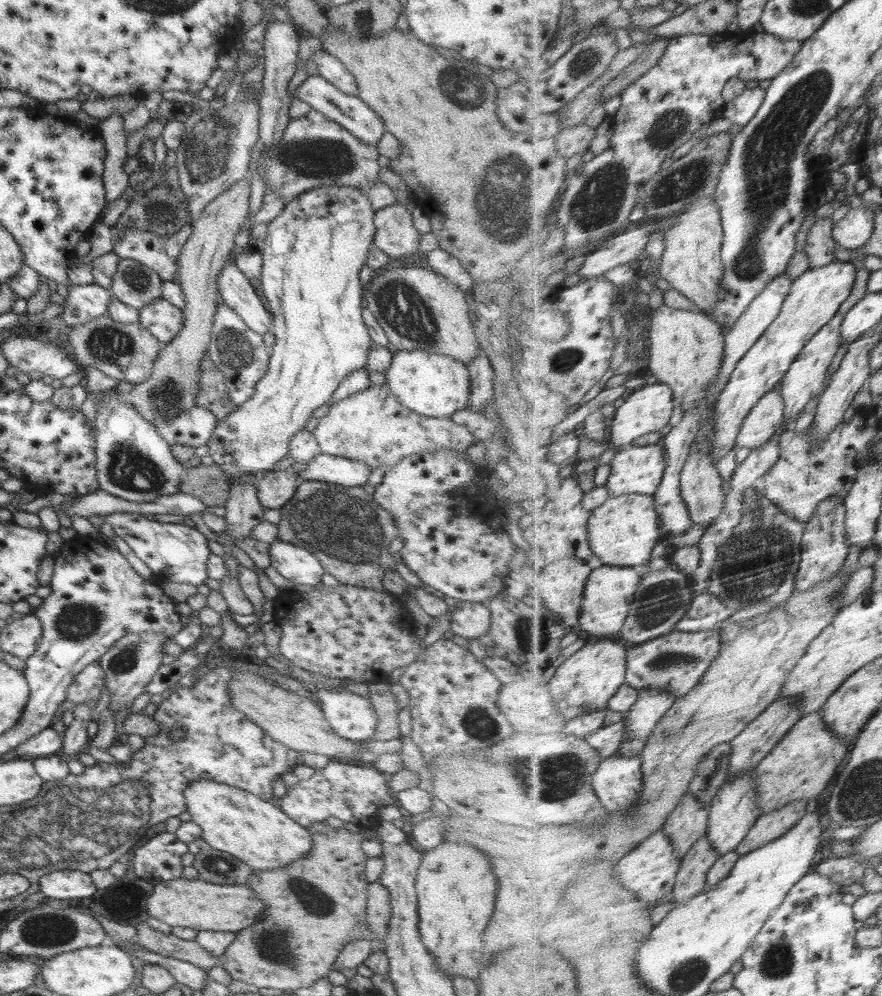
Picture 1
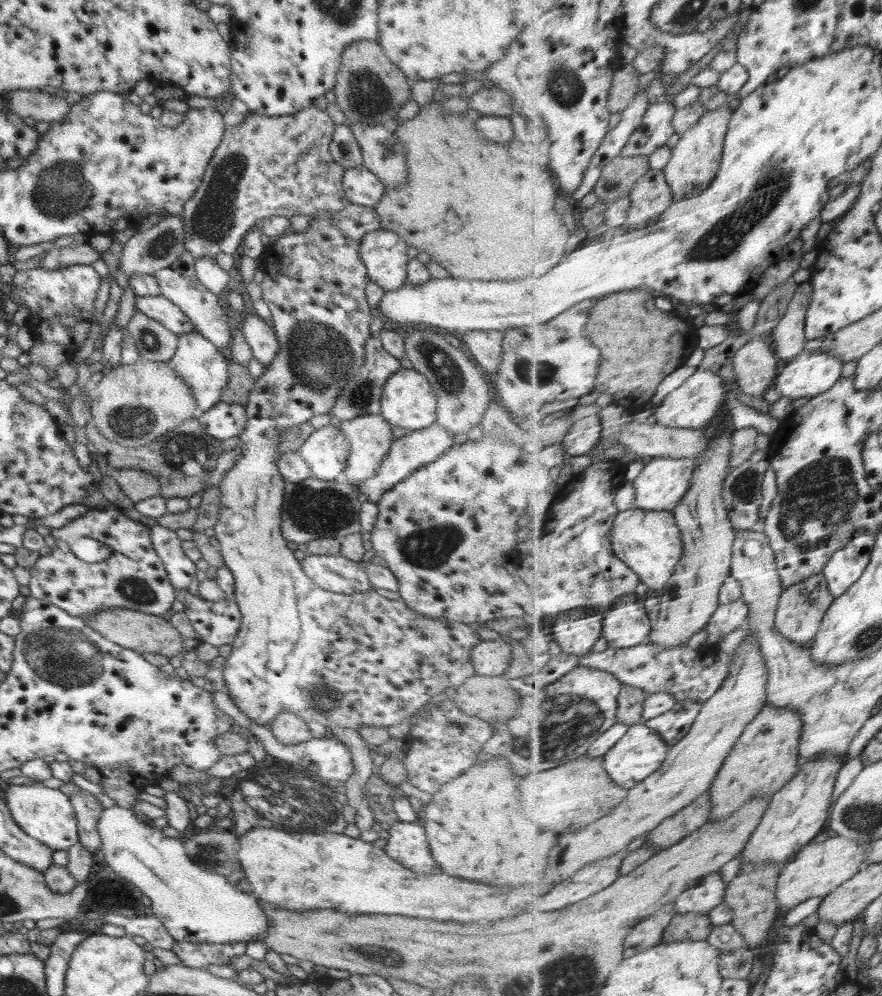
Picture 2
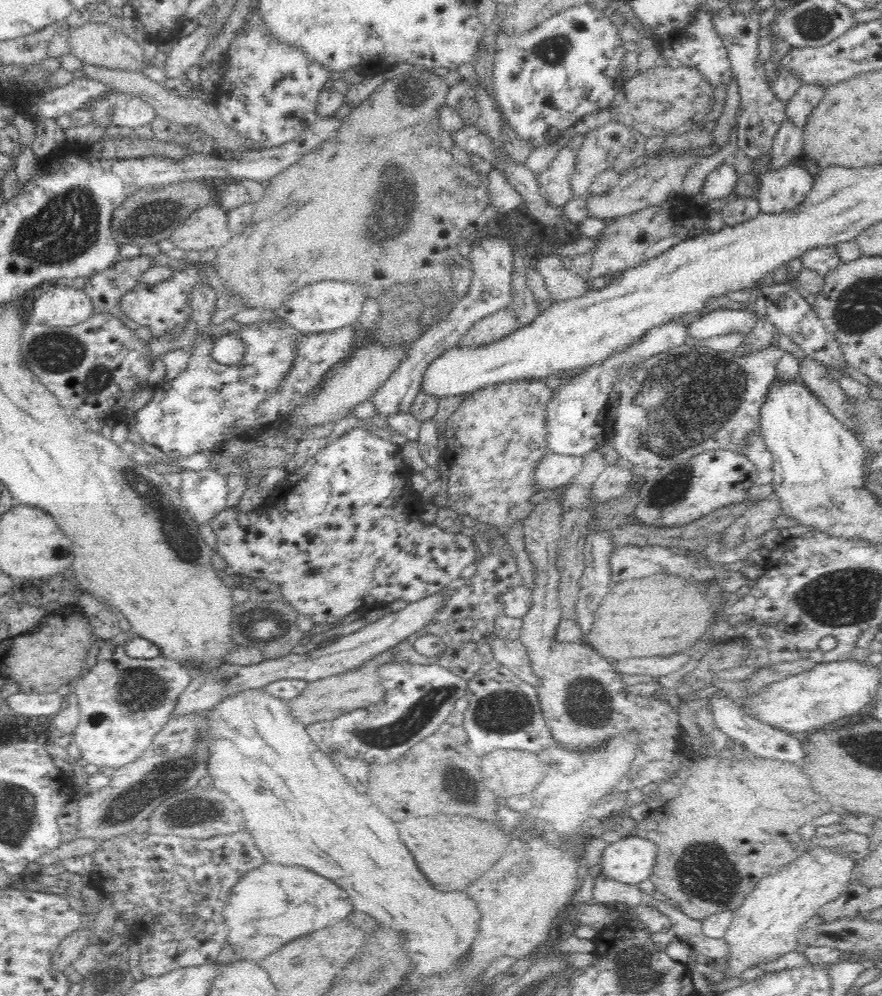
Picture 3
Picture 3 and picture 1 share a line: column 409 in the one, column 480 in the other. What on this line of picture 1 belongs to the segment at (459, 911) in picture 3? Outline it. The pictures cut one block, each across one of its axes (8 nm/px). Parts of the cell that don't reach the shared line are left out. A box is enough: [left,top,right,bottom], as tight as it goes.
[415,842,498,978]

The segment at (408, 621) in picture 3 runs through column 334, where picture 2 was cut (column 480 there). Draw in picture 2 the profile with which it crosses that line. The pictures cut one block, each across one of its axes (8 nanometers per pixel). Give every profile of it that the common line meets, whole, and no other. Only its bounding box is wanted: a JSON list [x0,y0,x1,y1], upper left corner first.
[471,638,511,676]

